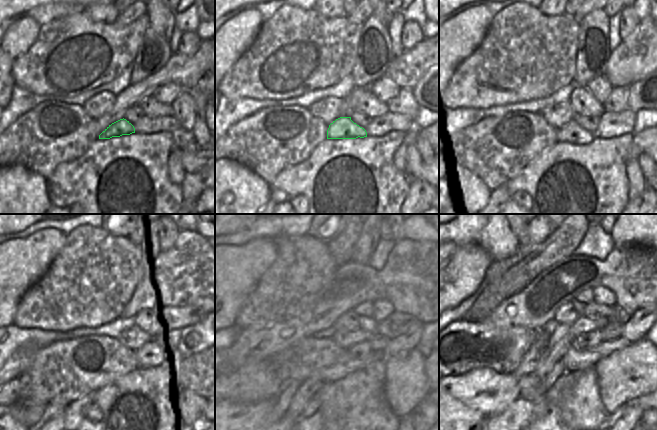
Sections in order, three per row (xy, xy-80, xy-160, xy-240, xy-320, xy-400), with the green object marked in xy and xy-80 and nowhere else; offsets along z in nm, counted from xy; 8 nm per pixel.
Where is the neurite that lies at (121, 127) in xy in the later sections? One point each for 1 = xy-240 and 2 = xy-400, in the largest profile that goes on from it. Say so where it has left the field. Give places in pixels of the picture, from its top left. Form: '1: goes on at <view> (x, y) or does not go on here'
1: goes on at xy-240 (137, 352)
2: goes on at xy-400 (589, 340)

